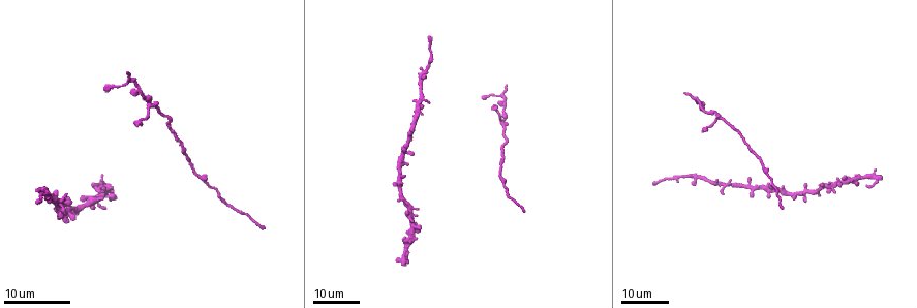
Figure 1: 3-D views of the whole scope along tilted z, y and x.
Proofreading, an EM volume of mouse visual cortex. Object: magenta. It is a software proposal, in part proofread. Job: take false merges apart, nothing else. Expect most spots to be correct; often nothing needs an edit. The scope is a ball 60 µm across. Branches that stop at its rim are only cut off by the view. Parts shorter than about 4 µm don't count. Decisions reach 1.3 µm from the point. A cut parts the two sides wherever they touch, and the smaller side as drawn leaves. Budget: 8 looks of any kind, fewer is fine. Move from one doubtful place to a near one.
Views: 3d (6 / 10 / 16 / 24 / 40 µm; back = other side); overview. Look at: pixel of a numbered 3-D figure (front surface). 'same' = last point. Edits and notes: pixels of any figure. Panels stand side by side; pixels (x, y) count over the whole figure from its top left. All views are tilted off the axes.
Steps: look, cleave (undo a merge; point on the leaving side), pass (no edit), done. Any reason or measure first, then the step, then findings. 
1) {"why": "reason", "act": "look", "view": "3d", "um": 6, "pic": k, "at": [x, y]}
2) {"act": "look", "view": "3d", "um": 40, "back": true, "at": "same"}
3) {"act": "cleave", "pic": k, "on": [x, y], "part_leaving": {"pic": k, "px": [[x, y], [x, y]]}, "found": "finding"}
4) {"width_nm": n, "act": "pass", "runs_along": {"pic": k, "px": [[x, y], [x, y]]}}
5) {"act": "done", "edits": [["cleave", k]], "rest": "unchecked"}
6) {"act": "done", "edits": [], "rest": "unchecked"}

{"why": "thick turns thin", "act": "look", "view": "3d", "um": 24, "pic": 1, "at": [402, 198]}

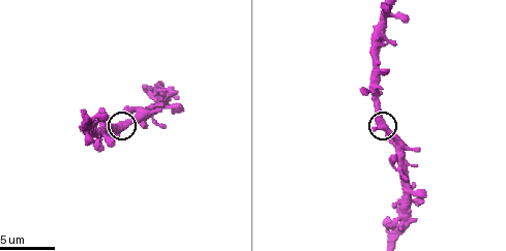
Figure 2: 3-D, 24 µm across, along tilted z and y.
{"act": "look", "view": "3d", "um": 6, "pic": 2, "at": [379, 123]}

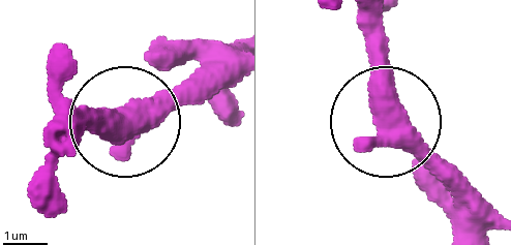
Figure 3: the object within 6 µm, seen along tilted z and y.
{"act": "pass", "found": "continuous, no second neuron"}

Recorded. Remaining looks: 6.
{"why": "looks like a crossing", "act": "look", "view": "3d", "um": 16, "pic": 1, "at": [419, 101]}

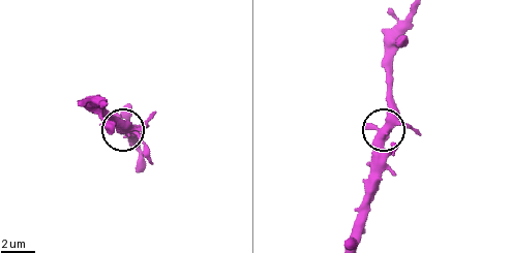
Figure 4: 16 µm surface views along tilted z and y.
{"why": "closer look", "act": "look", "view": "3d", "um": 6, "pic": 4, "at": [389, 123]}

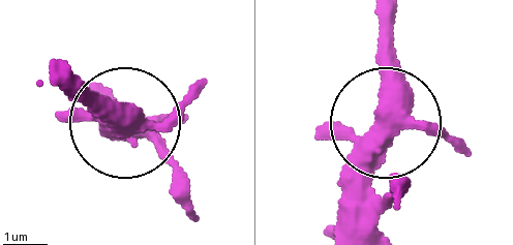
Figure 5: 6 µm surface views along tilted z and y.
{"arms": 4, "act": "pass", "runs_along": {"pic": 5, "px": [[468, 153], [388, 116], [392, 12]]}, "found": "continuous, no second neuron"}

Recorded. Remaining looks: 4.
{"why": "two arms in line, one across", "act": "look", "view": "3d", "um": 16, "pic": 1, "at": [688, 178]}

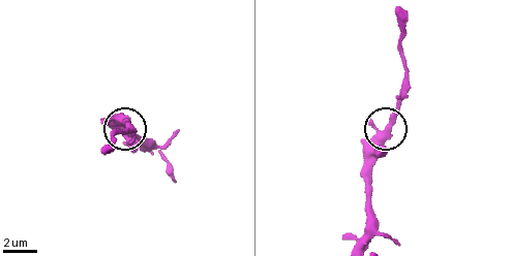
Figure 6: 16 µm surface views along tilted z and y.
{"act": "look", "view": "3d", "um": 6, "pic": 6, "at": [383, 132]}

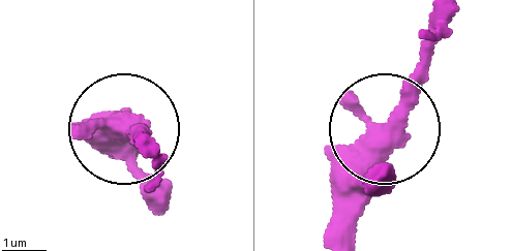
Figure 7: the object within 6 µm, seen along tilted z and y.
{"arms": 3, "act": "pass", "runs_along": {"pic": 7, "px": [[349, 239], [372, 150], [437, 42]]}, "found": "all the same neuron"}

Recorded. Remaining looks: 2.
{"why": "three-way junction", "act": "look", "view": "3d", "um": 16, "pic": 1, "at": [504, 182]}

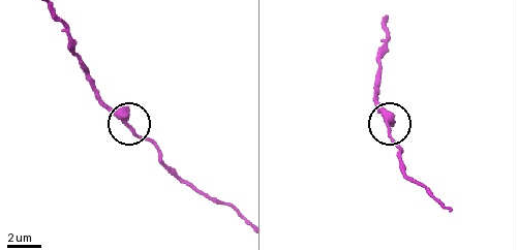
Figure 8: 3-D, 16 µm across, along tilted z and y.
{"why": "zoom in", "act": "look", "view": "3d", "um": 10, "pic": 8, "at": [387, 124]}

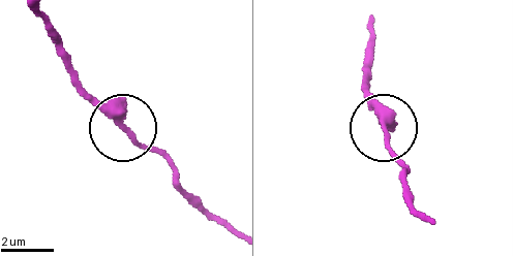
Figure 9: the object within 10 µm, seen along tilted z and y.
{"width_nm": 260, "act": "pass", "runs_along": {"pic": 9, "px": [[40, 14], [77, 87], [168, 163]]}, "found": "one neuron here"}

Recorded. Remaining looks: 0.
{"act": "done", "edits": [], "rest": "unchecked"}

